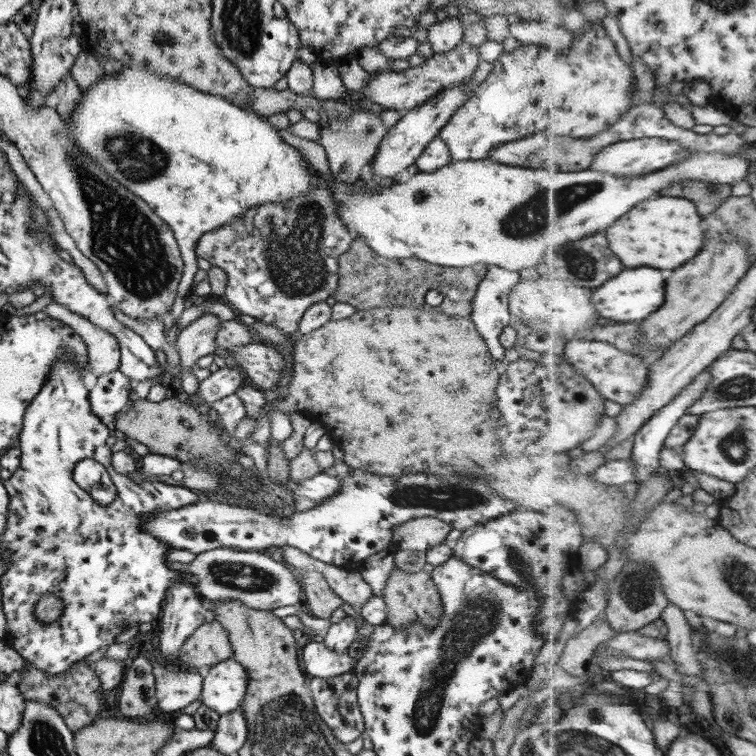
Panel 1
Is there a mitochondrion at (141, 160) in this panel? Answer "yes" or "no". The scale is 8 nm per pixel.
yes

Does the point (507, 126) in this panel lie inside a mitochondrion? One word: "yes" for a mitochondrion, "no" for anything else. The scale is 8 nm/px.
no

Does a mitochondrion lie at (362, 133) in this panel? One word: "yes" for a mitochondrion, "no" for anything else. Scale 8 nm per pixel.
yes

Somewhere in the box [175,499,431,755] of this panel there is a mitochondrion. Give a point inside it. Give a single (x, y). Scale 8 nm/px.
(242, 577)

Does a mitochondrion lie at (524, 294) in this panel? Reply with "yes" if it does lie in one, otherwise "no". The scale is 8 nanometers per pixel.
no

